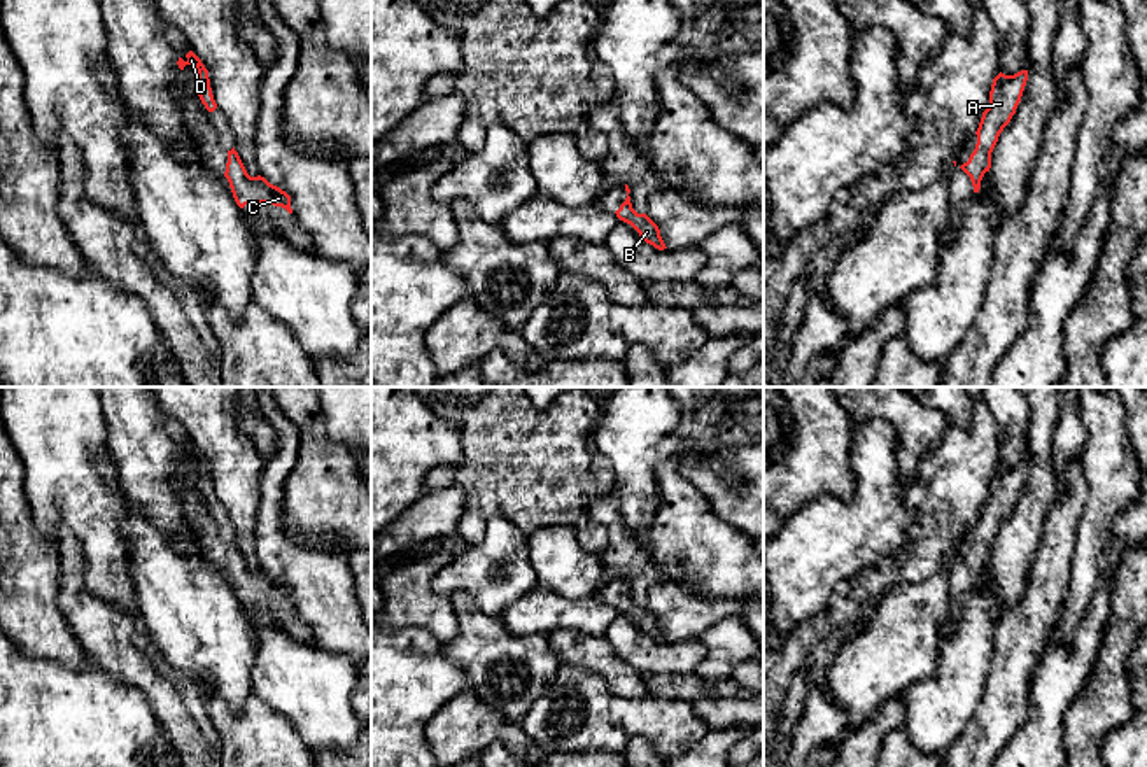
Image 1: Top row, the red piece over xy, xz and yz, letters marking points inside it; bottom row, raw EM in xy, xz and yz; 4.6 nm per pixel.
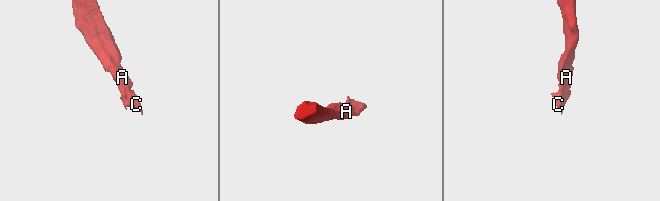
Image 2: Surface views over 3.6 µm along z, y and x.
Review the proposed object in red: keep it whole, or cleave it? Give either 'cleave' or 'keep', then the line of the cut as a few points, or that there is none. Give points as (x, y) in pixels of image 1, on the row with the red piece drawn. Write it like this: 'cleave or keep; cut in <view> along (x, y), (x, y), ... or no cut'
keep; no cut

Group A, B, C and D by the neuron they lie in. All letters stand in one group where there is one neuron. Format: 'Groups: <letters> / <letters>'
Groups: A B C D

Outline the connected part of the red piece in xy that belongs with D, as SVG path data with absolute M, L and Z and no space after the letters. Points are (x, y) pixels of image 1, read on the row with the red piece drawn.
M189 51L186 58L187 58L186 61L179 58L177 61L179 68L184 70L186 65L193 65L198 70L198 82L200 82L198 96L201 103L205 105L205 109L208 112L214 112L217 109L217 103L212 95L208 70L205 68L201 60L193 51Z

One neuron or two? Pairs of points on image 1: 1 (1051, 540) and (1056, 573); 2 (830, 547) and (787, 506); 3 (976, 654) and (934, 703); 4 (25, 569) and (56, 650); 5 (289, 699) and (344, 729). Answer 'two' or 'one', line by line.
1: one
2: two
3: one
4: one
5: one

